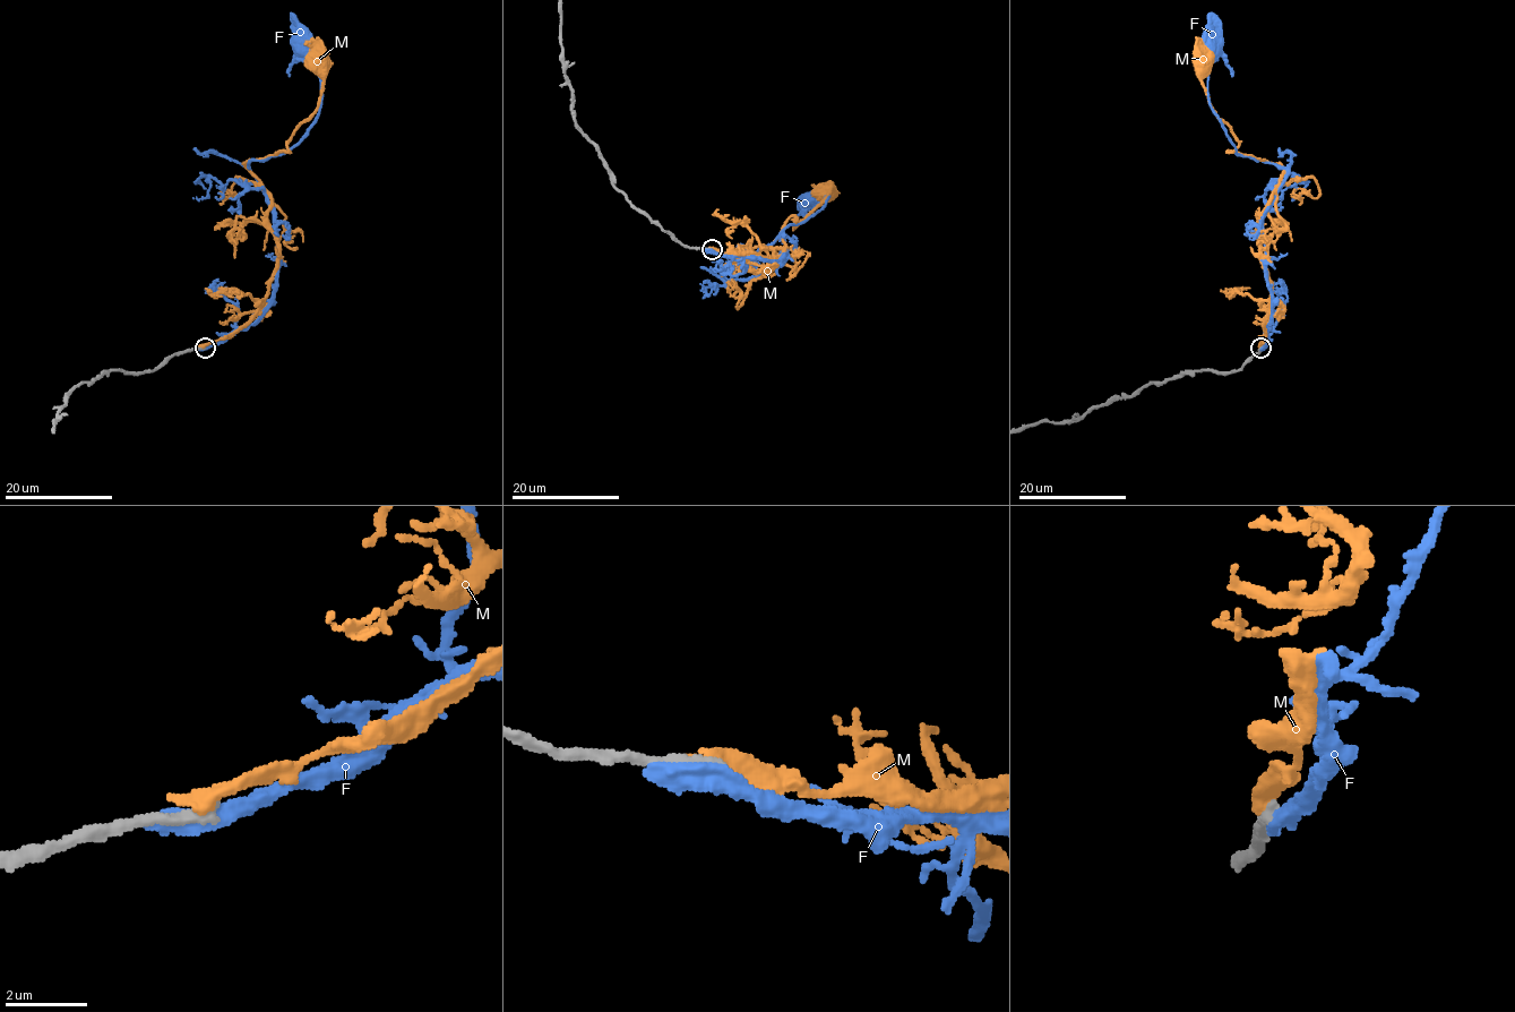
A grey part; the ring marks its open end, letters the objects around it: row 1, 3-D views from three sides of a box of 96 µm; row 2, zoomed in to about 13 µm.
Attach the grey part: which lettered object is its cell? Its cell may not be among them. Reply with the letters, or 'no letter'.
no letter

